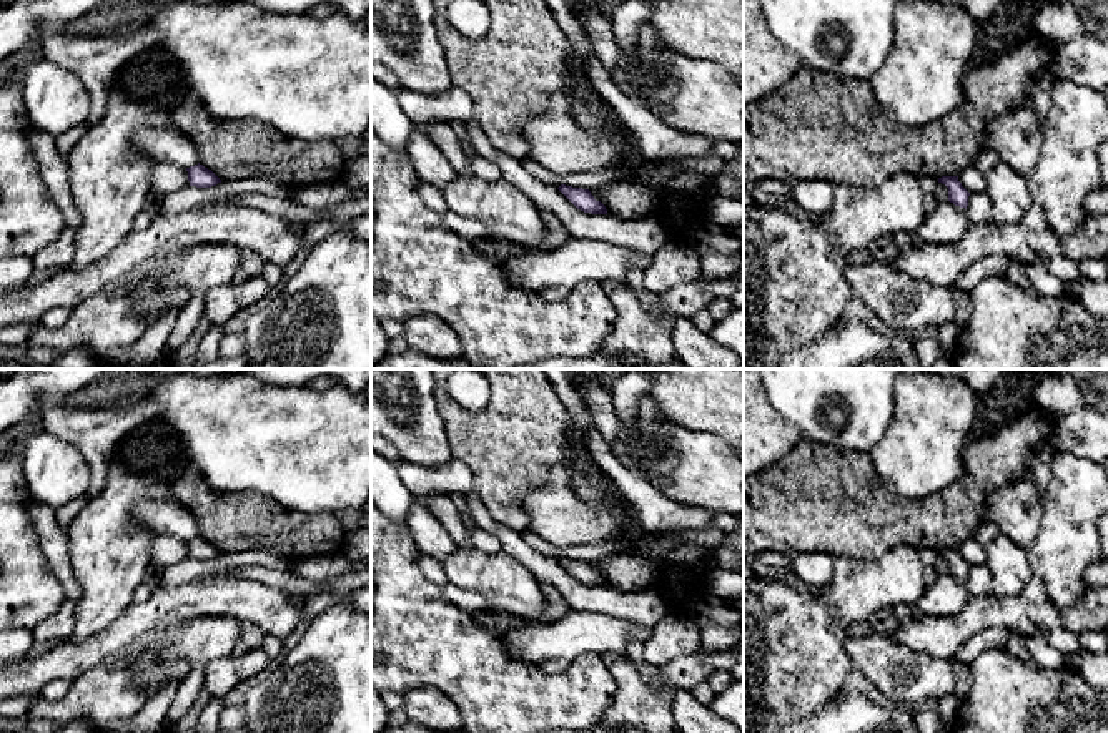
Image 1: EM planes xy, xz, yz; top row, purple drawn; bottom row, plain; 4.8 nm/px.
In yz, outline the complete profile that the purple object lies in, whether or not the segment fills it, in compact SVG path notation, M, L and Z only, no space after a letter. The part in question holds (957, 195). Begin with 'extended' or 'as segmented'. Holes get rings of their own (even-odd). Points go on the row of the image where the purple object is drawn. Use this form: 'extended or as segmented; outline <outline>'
as segmented; outline M942 176L938 178L938 183L948 188L950 203L967 209L970 193L962 186L962 183L958 181L958 176Z

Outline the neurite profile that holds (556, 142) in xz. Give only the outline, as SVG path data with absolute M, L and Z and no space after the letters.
M557 93L544 115L532 116L524 125L529 156L556 175L589 173L617 168L629 155L626 125L609 106L604 110L606 128L591 135L572 116L572 98Z

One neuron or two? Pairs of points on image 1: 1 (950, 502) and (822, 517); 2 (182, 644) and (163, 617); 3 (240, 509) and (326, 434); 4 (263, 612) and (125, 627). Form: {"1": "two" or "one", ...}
{"1": "one", "2": "two", "3": "two", "4": "one"}

